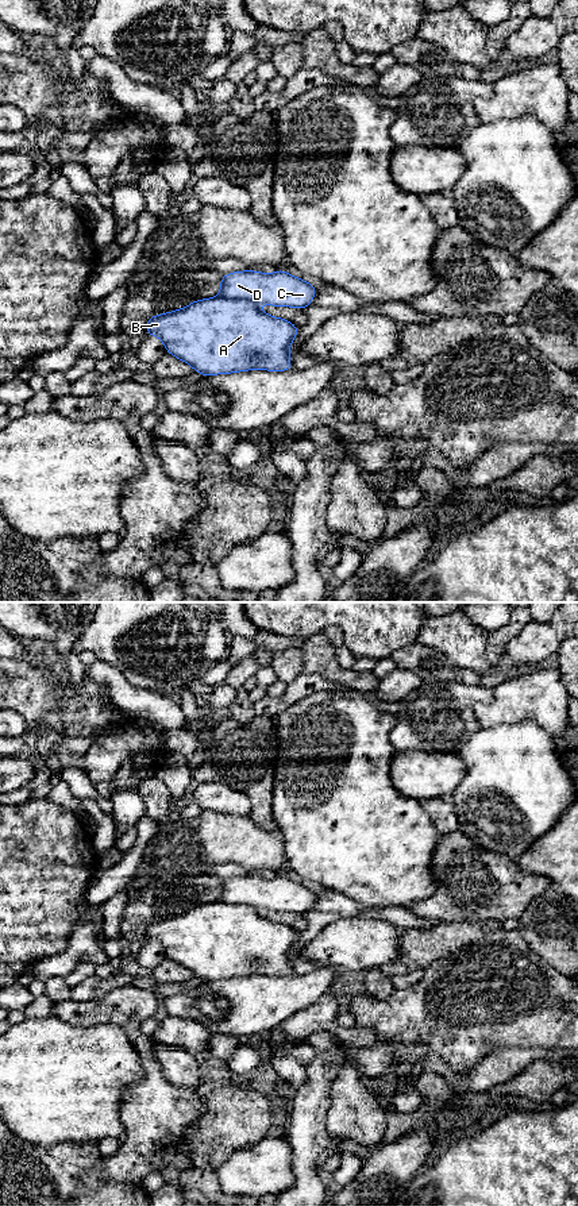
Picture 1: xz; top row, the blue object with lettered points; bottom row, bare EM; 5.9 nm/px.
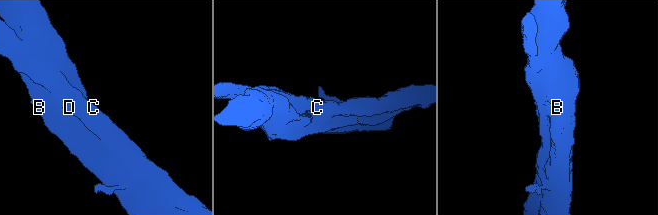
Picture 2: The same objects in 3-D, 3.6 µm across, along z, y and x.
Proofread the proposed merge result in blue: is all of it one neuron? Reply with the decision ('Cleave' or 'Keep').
Cleave

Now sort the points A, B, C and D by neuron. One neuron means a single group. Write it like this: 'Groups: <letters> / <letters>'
Groups: A B / C D

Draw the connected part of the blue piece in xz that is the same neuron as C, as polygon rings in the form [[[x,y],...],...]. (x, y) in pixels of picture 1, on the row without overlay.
[[[278,874],[271,879],[255,875],[232,876],[220,885],[220,902],[304,914],[316,902],[316,891]]]

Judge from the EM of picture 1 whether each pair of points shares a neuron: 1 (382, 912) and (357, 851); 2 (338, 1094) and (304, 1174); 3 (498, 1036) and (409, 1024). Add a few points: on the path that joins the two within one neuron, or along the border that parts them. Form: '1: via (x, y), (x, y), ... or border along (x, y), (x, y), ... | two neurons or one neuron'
1: border along (350, 897), (365, 905), (403, 905), (407, 908) | two neurons
2: border along (330, 1090), (327, 1132), (331, 1137) | two neurons
3: via (477, 1028), (431, 1024) | one neuron

